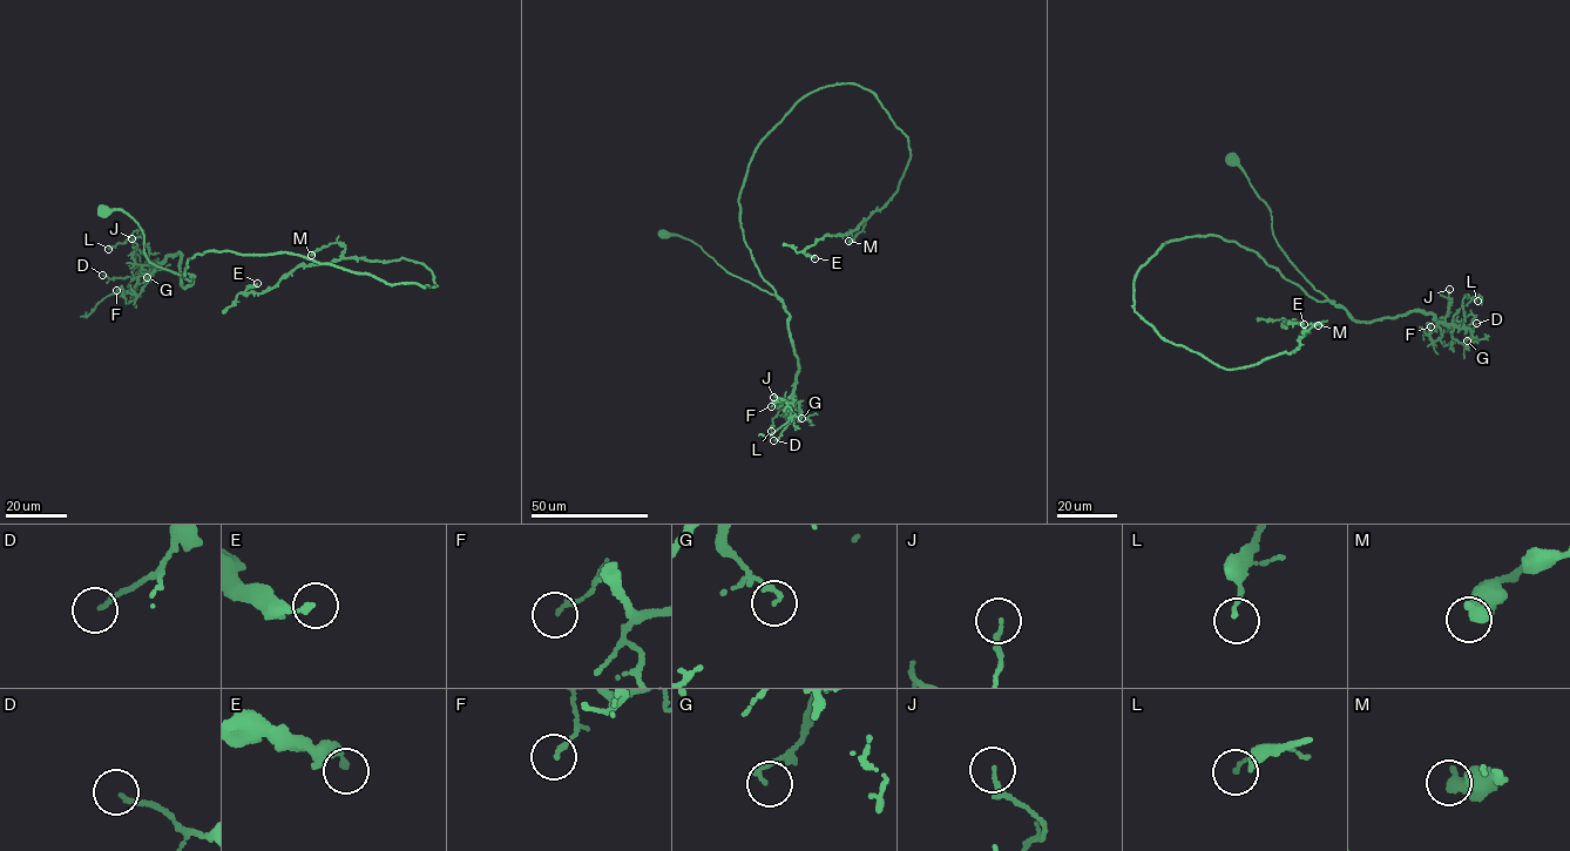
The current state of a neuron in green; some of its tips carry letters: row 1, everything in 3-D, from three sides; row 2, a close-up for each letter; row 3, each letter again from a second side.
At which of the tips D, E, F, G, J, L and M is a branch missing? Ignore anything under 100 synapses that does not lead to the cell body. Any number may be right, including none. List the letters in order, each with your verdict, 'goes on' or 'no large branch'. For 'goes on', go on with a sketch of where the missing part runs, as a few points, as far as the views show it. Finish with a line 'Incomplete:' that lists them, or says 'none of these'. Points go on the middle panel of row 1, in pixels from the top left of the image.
D: no large branch
E: no large branch
F: no large branch
G: no large branch
J: no large branch
L: no large branch
M: no large branch
Incomplete: none of these

